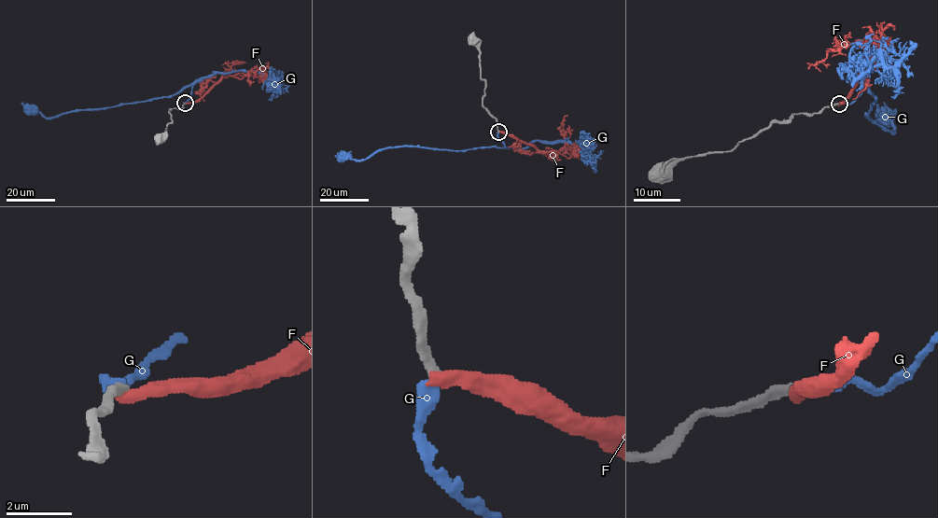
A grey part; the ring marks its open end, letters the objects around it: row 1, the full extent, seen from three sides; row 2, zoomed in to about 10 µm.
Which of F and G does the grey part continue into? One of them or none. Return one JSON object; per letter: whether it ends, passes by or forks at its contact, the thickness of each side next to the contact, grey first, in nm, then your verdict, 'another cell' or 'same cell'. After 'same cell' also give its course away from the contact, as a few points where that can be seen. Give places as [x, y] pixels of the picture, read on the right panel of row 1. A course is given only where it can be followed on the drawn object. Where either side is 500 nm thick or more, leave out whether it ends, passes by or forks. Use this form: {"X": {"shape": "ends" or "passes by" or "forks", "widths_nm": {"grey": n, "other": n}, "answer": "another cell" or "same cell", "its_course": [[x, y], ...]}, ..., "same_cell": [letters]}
{"F": {"shape": "ends", "widths_nm": {"grey": 360, "other": 440}, "answer": "another cell"}, "G": {"shape": "ends", "widths_nm": {"grey": 320, "other": 420}, "answer": "another cell"}, "same_cell": []}

